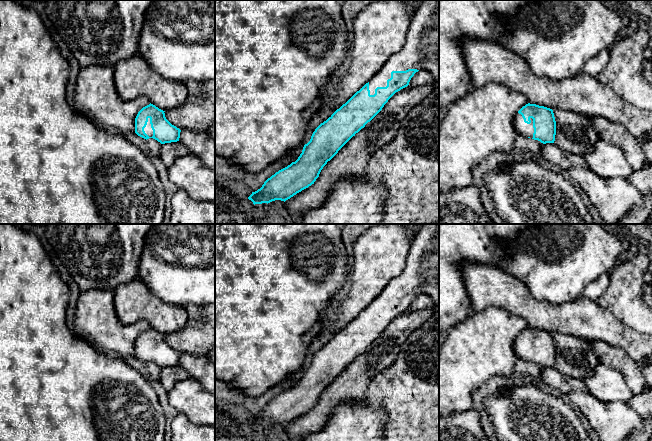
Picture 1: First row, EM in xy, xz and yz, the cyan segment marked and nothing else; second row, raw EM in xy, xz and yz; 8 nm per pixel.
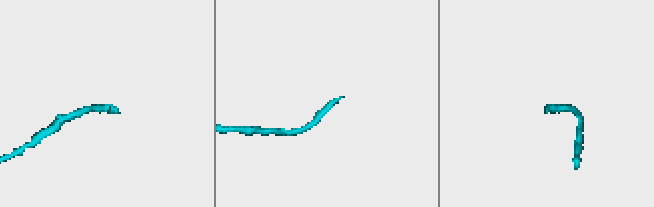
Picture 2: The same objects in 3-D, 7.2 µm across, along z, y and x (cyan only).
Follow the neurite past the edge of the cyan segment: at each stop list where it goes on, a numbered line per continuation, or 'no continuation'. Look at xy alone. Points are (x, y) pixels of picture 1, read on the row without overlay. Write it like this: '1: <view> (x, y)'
1: xy (148, 354)

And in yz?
1: yz (522, 352)

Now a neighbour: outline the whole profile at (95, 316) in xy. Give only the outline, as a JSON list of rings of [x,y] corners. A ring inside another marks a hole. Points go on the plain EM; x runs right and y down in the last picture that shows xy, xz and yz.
[[[92,289],[80,292],[77,302],[73,326],[80,335],[87,335],[99,349],[111,350],[125,357],[135,357],[135,342],[138,336],[150,325],[145,320],[133,324],[121,323],[114,308],[114,293],[107,289]]]

